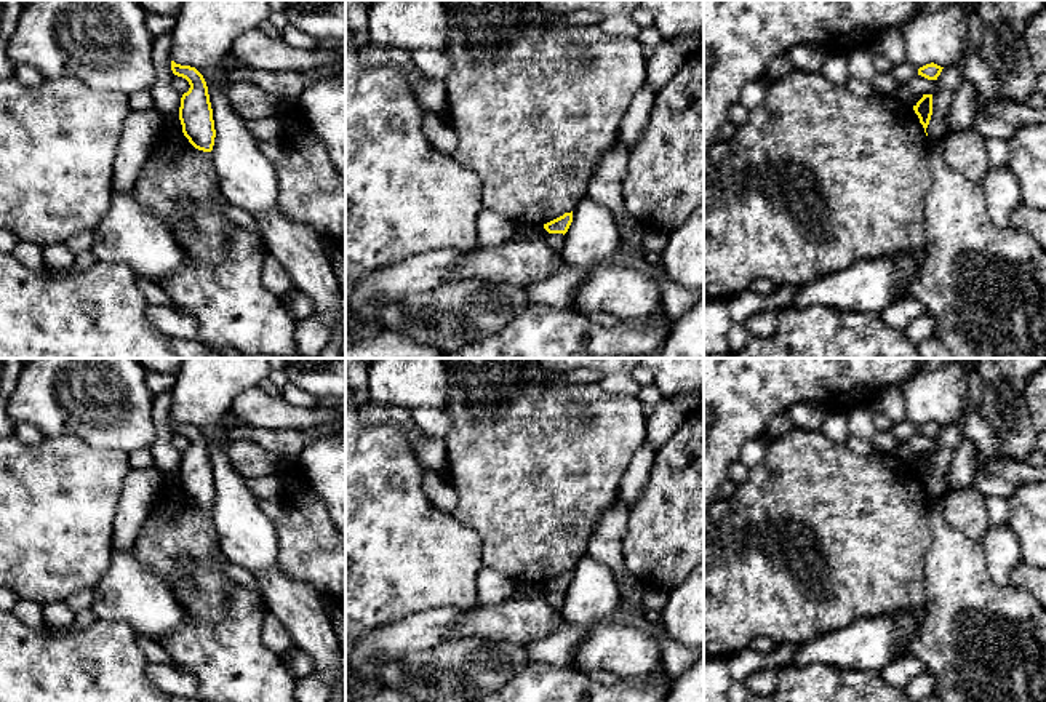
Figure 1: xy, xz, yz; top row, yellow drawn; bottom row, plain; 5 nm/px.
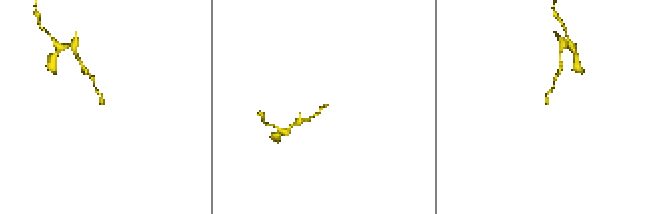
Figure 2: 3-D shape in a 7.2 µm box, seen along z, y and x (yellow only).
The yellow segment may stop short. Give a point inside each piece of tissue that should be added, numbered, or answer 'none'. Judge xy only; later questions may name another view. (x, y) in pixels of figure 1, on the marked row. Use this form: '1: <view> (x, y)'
none

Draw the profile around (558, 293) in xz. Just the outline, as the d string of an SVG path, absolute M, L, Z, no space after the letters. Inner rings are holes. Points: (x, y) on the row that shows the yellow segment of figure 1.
M621 235L619 248L603 264L565 264L557 269L547 281L528 286L528 301L533 305L547 305L553 310L569 310L576 304L576 294L584 280L600 267L635 269L657 278L664 293L662 309L670 320L677 320L685 315L704 296L704 288L686 289L670 280L657 265L651 265L643 257L637 256L632 251L630 243Z

